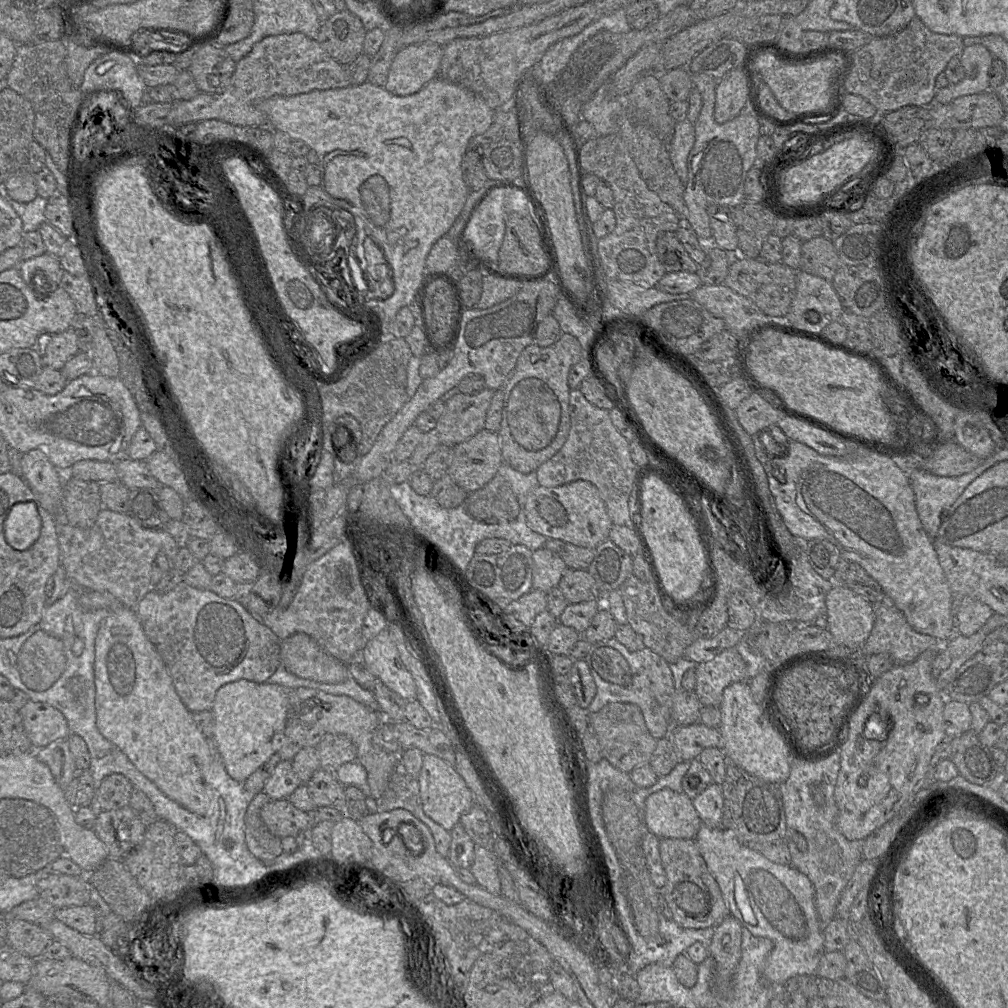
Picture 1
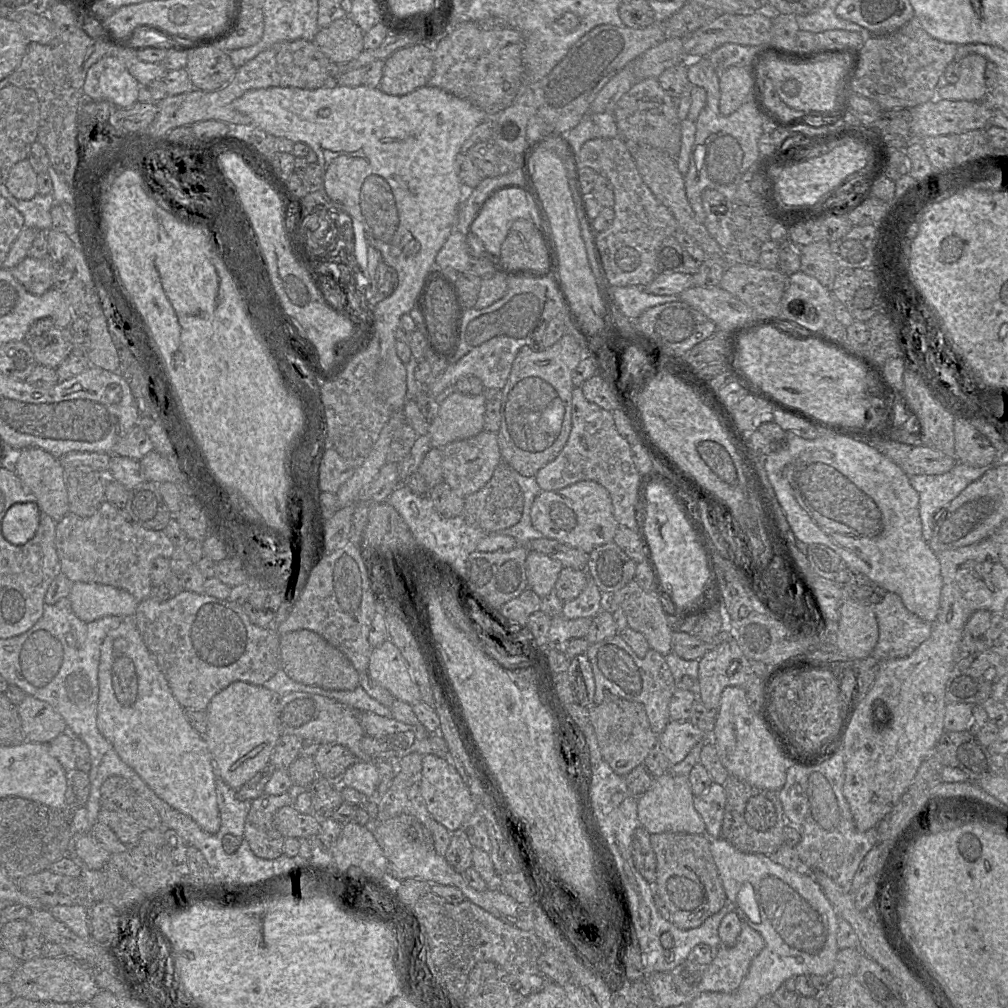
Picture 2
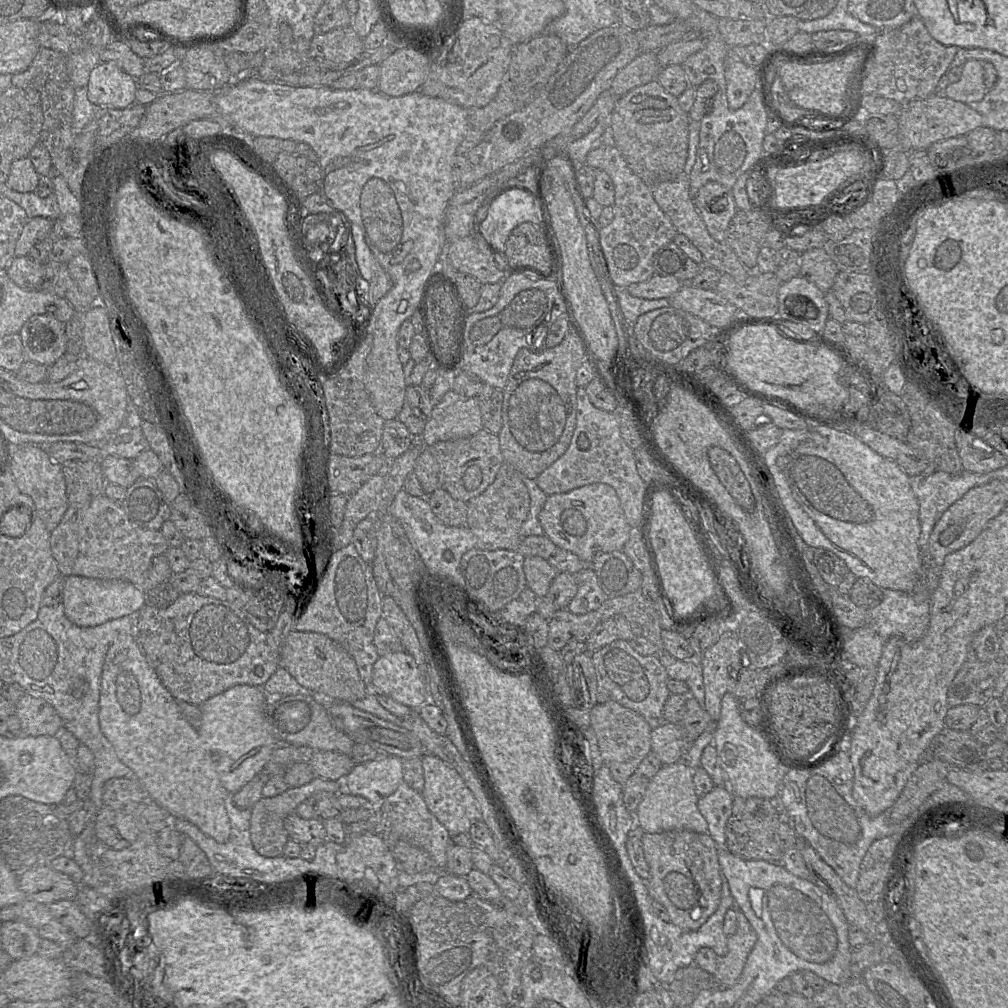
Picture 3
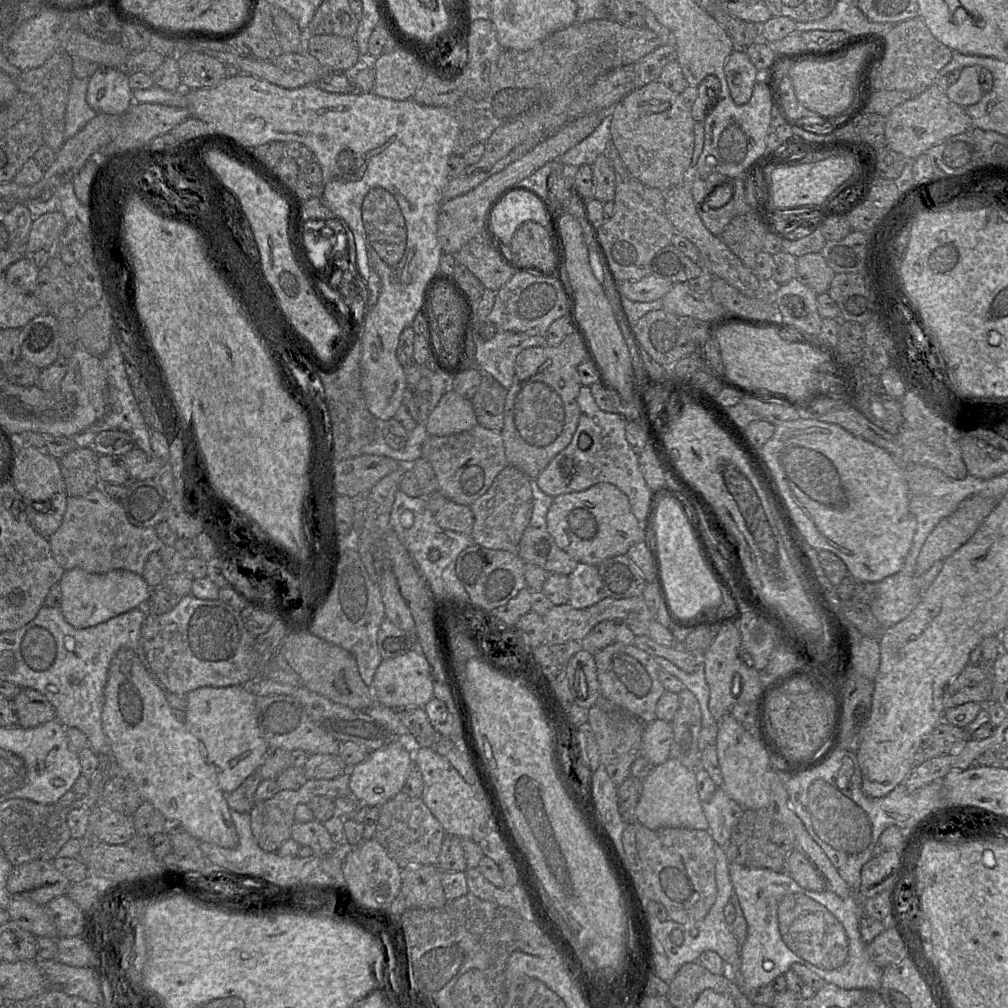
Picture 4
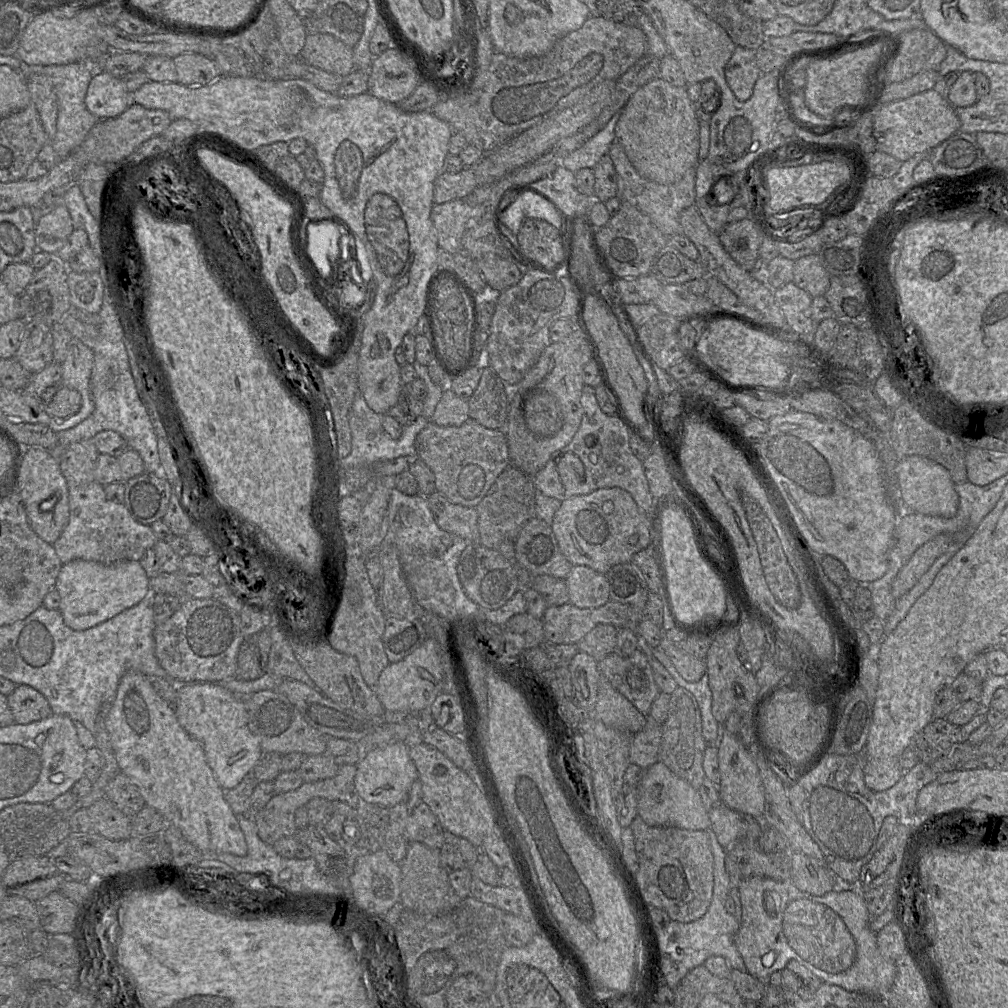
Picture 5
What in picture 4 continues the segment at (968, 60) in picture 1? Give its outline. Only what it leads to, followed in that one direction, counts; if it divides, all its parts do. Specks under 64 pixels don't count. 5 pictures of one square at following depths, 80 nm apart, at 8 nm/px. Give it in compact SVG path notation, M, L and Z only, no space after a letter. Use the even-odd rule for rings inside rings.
M981 66L962 68L959 79L946 90L948 98L963 108L976 104L984 94L979 82L979 72L982 68Z

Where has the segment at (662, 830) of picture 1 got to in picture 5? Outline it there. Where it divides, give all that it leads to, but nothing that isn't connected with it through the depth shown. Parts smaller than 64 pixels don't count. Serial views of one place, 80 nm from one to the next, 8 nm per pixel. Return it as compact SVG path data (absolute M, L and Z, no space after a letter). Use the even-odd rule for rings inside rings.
M661 761L648 767L637 784L637 815L651 827L677 827L701 831L710 828L708 811L702 803L698 790L671 772Z

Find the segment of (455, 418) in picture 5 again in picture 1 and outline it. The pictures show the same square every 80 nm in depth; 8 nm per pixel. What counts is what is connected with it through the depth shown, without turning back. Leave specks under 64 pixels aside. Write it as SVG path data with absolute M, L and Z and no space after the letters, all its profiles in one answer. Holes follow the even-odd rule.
M486 387L476 395L458 393L446 401L435 427L440 444L453 447L483 430L493 394Z

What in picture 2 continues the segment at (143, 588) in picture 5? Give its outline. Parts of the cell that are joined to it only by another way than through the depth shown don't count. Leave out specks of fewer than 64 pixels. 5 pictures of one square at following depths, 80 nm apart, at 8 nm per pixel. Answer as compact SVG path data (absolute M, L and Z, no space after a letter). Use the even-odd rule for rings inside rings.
M74 582L69 593L75 615L84 622L104 616L134 616L139 601L126 590L100 583Z

